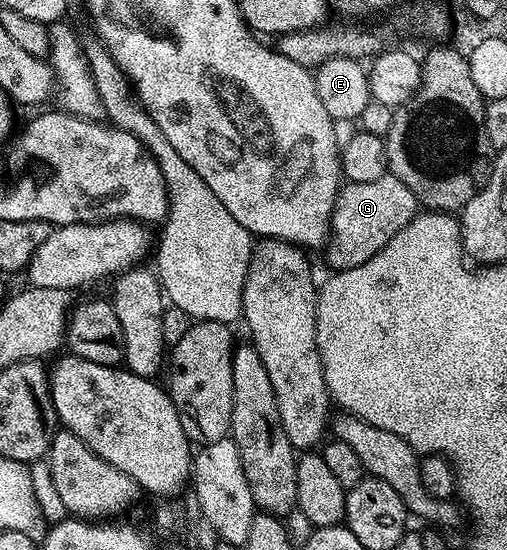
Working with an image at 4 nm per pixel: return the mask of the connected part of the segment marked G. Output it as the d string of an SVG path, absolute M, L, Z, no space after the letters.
M387 172L378 180L341 185L332 210L330 239L326 244L329 267L348 270L351 266L366 264L366 260L378 253L417 213L418 203L410 188Z

